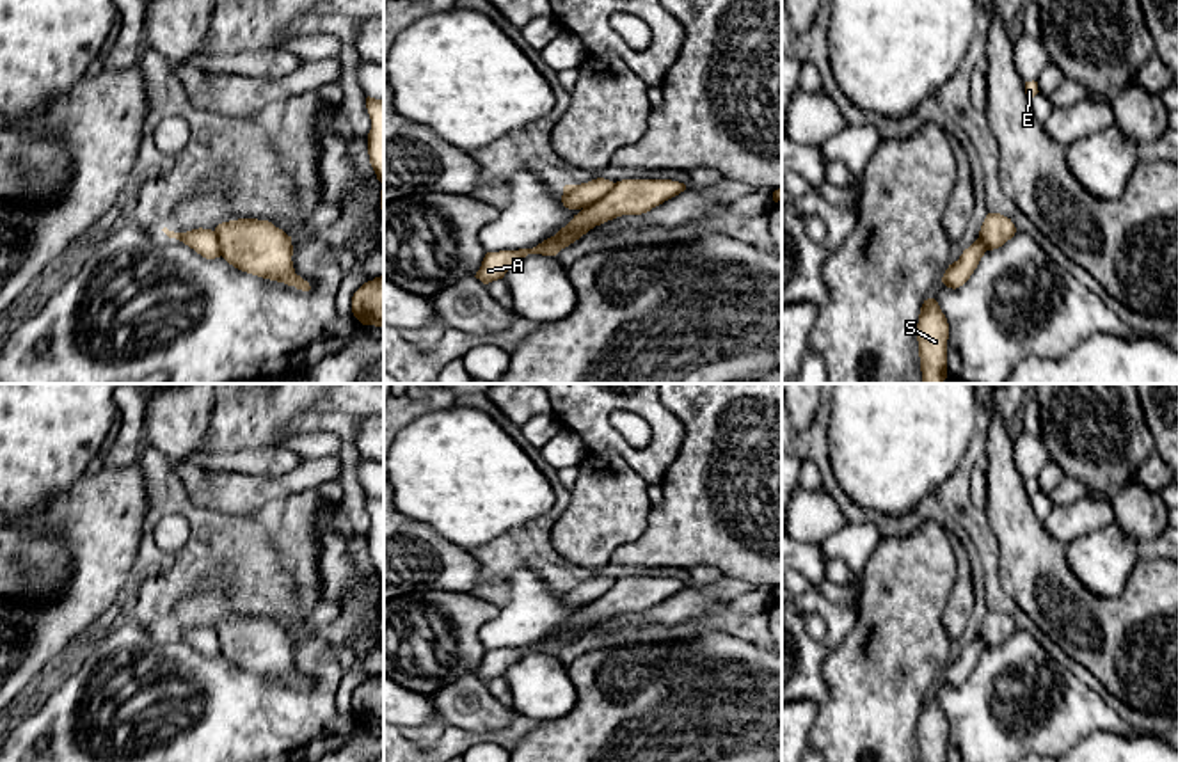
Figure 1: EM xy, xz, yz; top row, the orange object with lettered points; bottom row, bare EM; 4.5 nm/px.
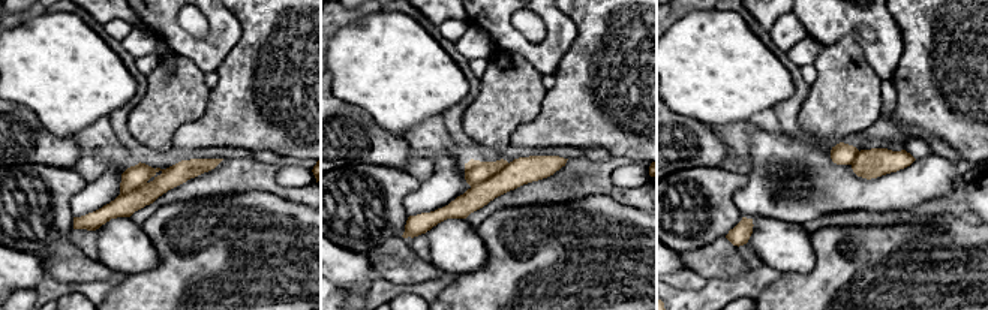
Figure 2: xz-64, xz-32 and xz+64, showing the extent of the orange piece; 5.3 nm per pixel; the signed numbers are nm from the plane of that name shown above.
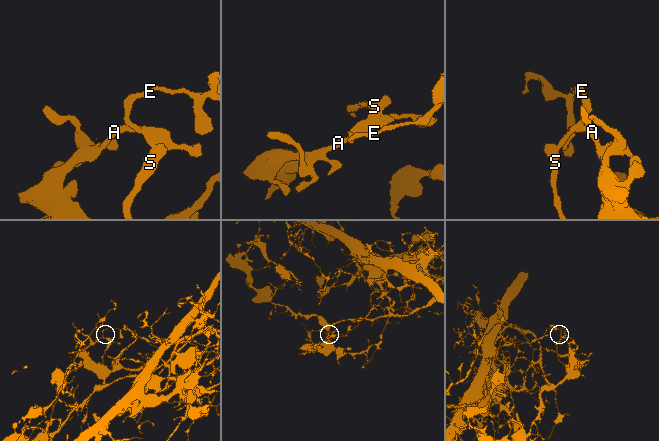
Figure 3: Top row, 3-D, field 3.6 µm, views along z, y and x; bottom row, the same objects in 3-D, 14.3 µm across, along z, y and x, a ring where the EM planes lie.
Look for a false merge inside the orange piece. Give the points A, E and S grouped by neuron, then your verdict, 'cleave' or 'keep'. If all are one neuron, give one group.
A S / E | cleave

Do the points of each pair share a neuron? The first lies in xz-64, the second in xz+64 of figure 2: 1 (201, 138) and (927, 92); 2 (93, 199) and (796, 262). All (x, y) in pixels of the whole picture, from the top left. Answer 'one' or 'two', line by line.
1: one
2: two

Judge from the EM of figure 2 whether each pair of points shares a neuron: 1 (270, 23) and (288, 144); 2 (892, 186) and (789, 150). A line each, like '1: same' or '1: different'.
1: same
2: same

